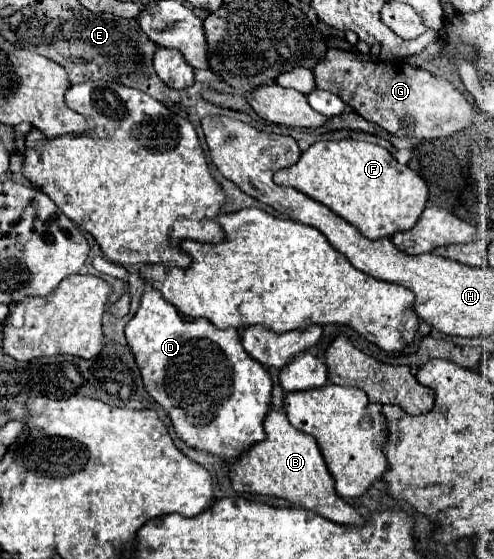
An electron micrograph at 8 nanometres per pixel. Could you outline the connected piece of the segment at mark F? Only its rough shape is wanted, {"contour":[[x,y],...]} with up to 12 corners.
{"contour":[[313,143],[275,183],[367,239],[411,229],[427,185],[387,149]]}

